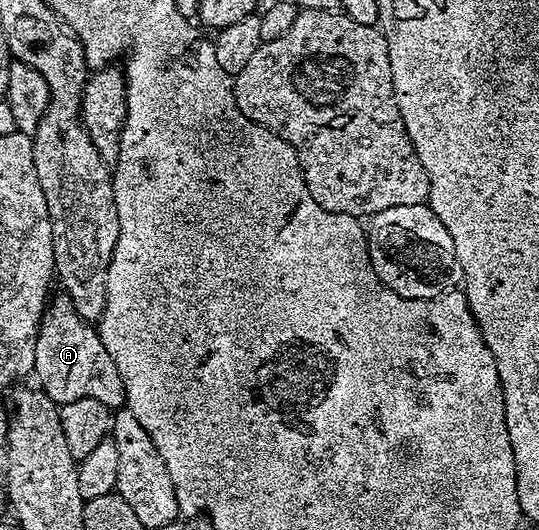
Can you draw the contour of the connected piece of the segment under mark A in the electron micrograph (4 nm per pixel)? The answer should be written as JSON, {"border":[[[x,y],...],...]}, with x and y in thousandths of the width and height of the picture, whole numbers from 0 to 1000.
{"border":[[[124,555],[109,557],[87,568],[63,653],[63,709],[74,715],[72,730],[108,766],[145,751],[182,751],[210,774],[232,768],[226,706],[219,706],[184,625],[145,592]]]}

